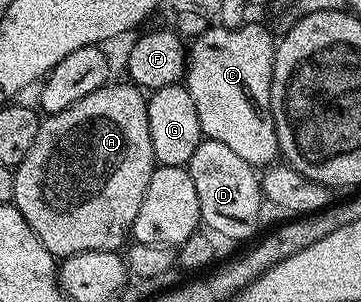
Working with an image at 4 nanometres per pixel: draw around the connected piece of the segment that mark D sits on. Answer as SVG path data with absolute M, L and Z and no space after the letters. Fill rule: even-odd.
M202 139L199 147L195 147L187 168L199 195L199 211L204 228L218 238L226 237L229 241L247 240L261 221L263 194L258 170L249 165L243 155L235 155L227 143L208 139Z

